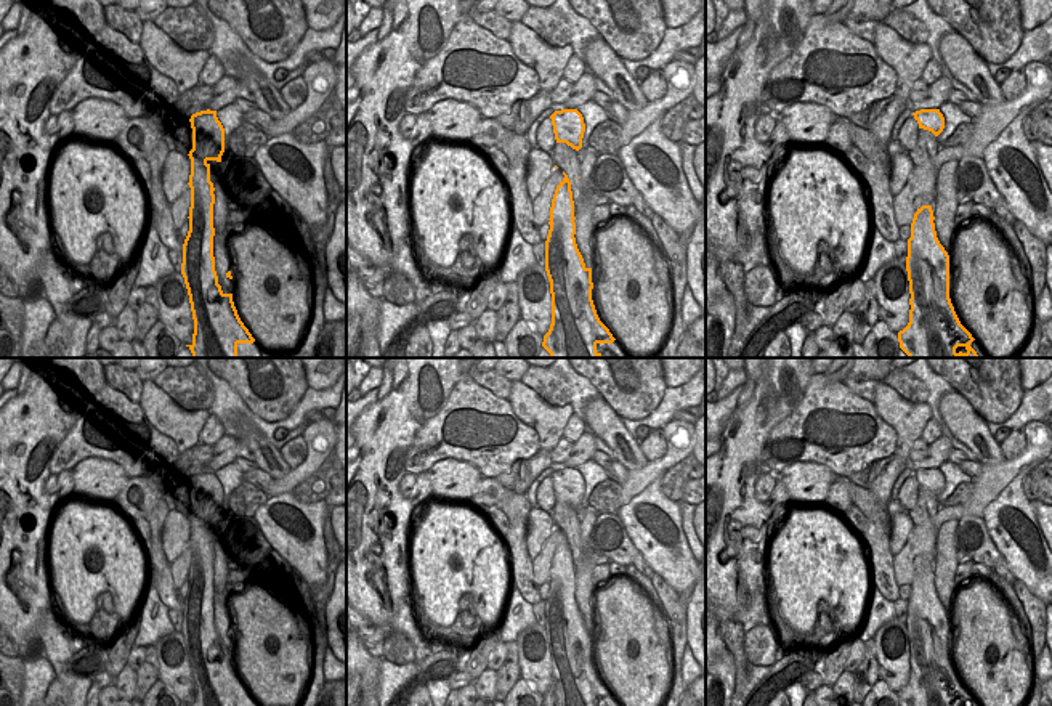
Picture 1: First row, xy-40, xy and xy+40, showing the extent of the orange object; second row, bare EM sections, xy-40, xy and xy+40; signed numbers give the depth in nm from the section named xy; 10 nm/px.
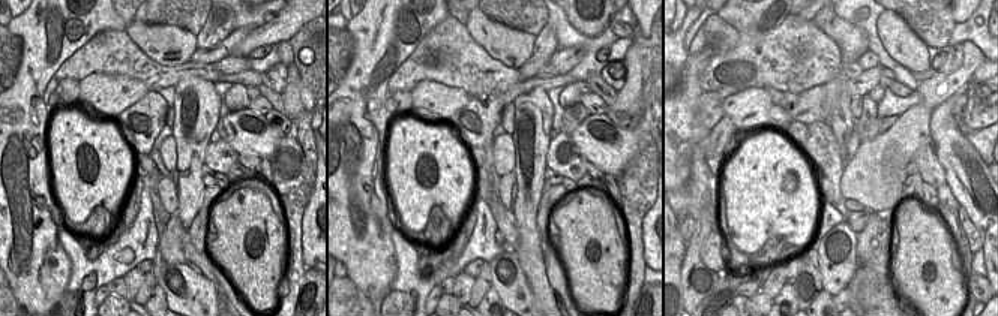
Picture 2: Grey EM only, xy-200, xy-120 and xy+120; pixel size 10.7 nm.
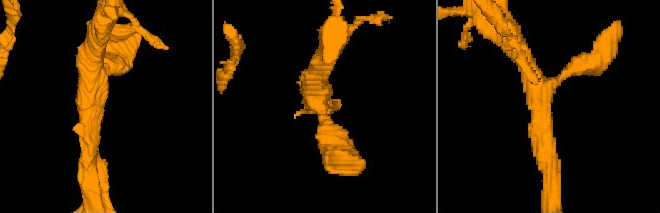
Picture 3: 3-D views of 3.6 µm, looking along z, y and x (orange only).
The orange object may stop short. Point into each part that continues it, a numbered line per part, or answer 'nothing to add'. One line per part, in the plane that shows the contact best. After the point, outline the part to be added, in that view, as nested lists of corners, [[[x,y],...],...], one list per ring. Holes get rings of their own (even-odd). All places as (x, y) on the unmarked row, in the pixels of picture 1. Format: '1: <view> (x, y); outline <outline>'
nothing to add

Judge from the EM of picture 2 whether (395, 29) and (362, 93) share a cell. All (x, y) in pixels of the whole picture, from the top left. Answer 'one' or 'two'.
one

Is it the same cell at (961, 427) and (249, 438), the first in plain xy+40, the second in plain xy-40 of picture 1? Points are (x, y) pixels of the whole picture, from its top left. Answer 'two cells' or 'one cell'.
one cell

